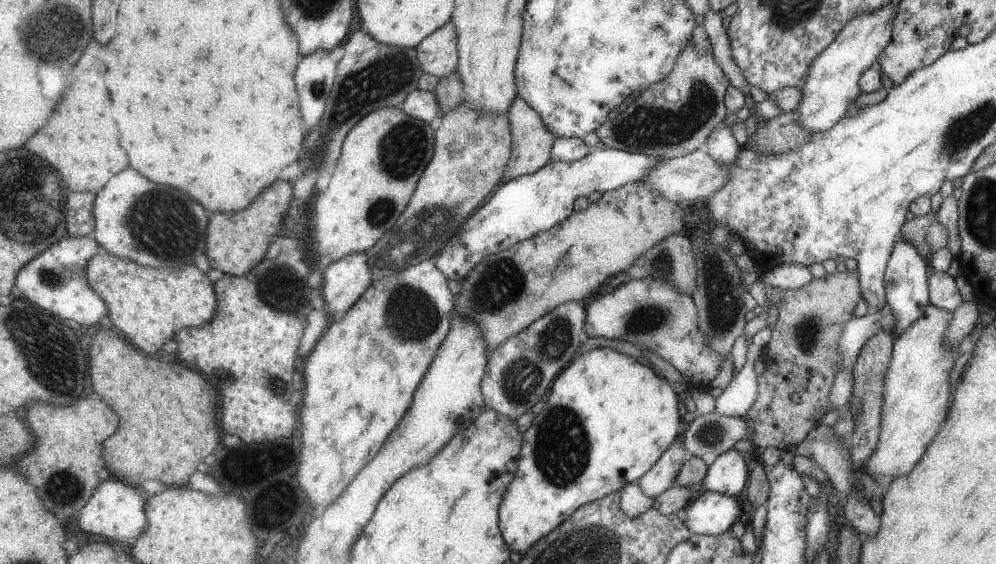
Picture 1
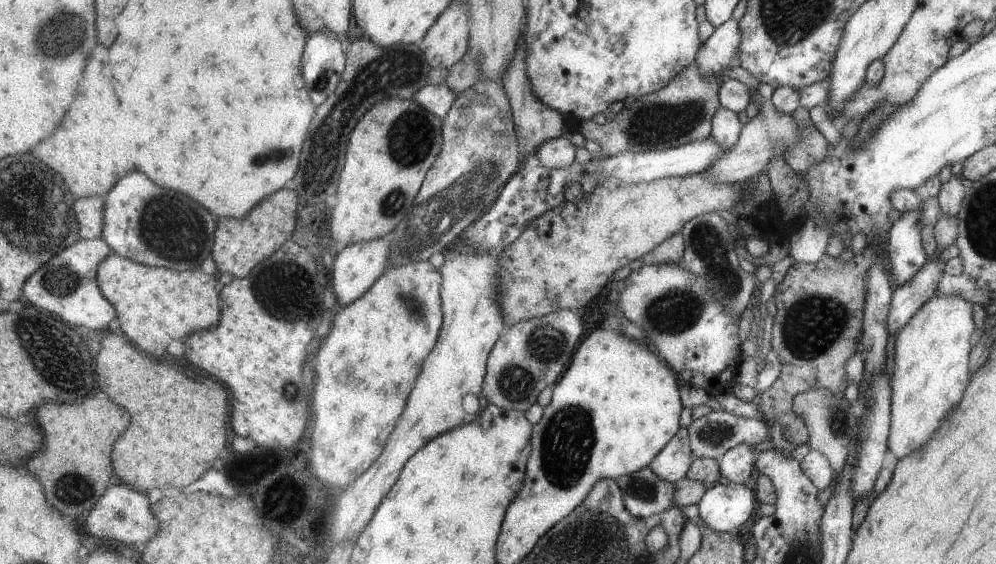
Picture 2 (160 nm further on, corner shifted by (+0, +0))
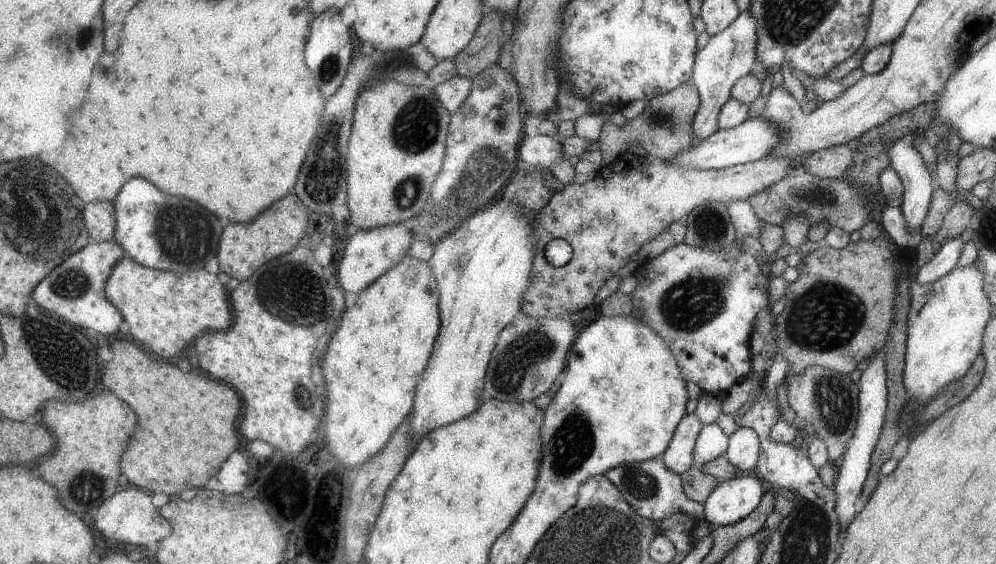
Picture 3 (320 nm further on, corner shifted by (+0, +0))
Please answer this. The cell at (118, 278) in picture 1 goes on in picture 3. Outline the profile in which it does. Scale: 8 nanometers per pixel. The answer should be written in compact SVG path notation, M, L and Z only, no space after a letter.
M125 256L109 277L106 293L124 314L131 338L135 336L147 350L163 358L177 356L203 332L226 331L232 326L231 294L217 274L203 268L177 274L139 264Z

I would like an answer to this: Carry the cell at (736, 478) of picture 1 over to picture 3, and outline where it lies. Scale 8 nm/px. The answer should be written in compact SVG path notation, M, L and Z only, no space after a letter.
M737 427L728 436L728 445L724 450L725 458L744 474L756 465L760 454L760 437L751 427Z

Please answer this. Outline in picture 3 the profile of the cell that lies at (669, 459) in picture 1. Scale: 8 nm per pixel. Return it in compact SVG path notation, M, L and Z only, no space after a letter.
M686 413L683 417L673 435L669 448L663 455L664 461L673 472L682 476L695 466L694 450L704 426L697 413Z

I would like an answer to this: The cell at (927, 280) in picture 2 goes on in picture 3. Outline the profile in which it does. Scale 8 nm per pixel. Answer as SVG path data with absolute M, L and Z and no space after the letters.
M959 235L938 244L934 257L919 268L915 281L919 284L929 284L949 272L955 266L964 244Z

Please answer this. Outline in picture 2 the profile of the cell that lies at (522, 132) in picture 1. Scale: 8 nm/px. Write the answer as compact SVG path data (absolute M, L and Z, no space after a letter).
M525 30L523 37L519 39L513 60L510 62L507 70L502 74L501 81L504 83L504 87L508 92L512 107L514 108L516 131L521 140L523 158L527 158L529 155L535 155L538 148L542 144L545 144L545 141L561 137L571 130L572 127L567 121L566 116L563 116L557 109L546 105L534 93L532 82L528 75L528 44L526 43Z

